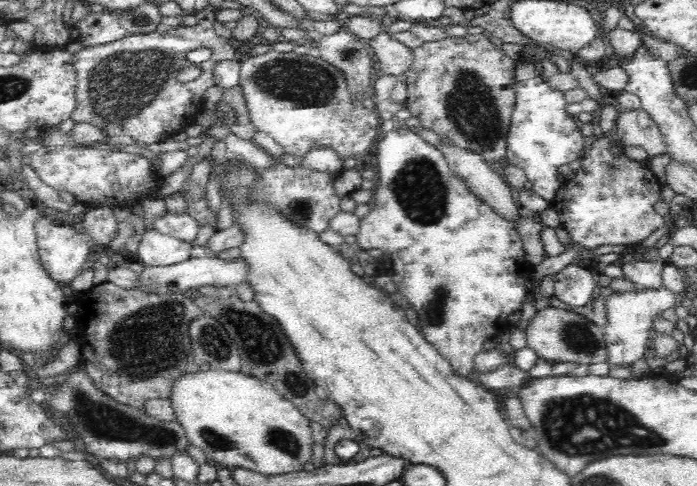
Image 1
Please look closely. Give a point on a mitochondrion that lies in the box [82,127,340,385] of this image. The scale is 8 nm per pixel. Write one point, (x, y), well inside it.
(211, 340)

